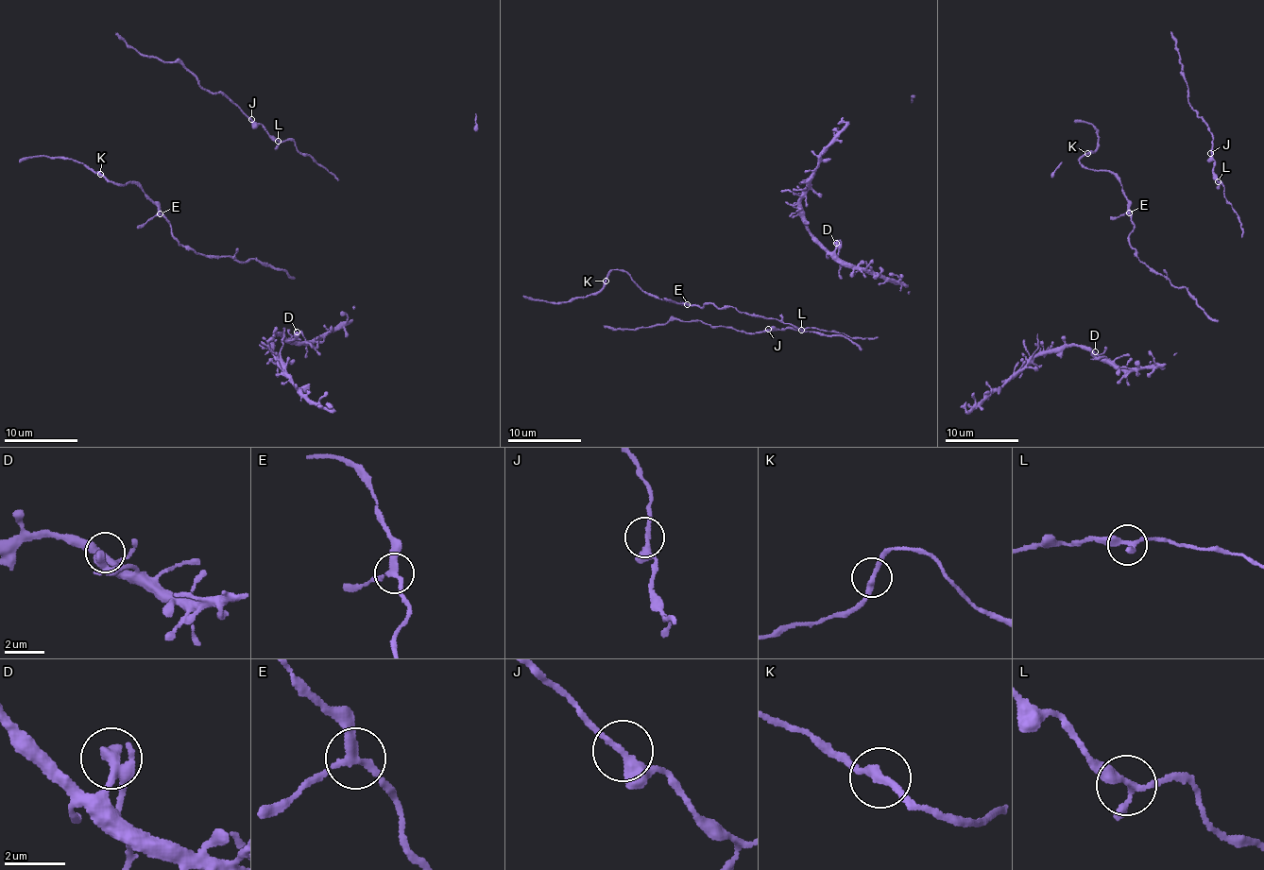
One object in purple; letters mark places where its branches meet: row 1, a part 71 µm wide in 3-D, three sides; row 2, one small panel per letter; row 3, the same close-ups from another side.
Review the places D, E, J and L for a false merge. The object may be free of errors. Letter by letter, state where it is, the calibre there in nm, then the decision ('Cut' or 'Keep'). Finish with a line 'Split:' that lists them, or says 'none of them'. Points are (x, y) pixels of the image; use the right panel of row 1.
D: Place: (1095, 351). Thickness 280 nm. Keep
E: Place: (1129, 213). Thickness 240 nm. Keep
J: Place: (1210, 153). Thickness 240 nm. Keep
L: Place: (1218, 181). Thickness 240 nm. Keep
Split: none of them

